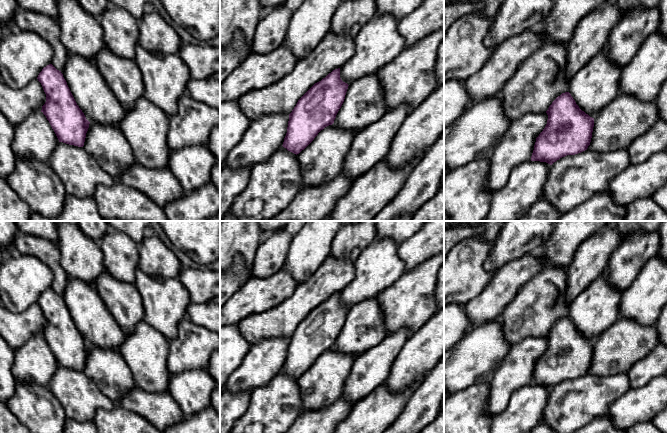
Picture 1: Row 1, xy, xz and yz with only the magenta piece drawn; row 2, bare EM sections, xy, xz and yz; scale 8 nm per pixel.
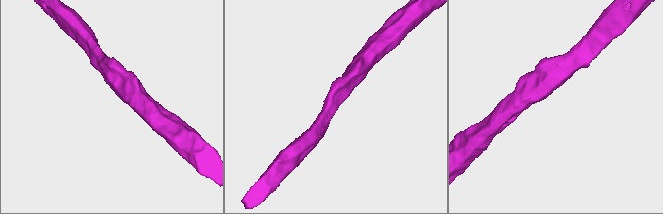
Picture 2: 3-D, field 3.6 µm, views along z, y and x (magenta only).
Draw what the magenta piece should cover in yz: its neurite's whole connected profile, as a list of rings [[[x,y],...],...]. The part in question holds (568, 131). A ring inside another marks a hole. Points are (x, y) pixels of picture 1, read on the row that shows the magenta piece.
[[[569,92],[558,96],[546,111],[548,120],[536,138],[531,161],[554,162],[587,150],[594,118],[582,111]]]

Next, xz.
[[[340,68],[315,83],[289,114],[282,146],[297,155],[321,130],[332,125],[344,102],[348,86],[340,78]]]

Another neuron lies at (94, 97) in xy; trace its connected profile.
[[[69,52],[61,73],[89,122],[118,125],[126,110],[92,61]]]

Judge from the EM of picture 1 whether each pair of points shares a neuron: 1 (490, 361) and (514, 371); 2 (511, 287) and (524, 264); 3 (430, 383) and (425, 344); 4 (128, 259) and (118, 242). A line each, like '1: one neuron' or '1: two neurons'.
1: two neurons
2: one neuron
3: two neurons
4: one neuron

